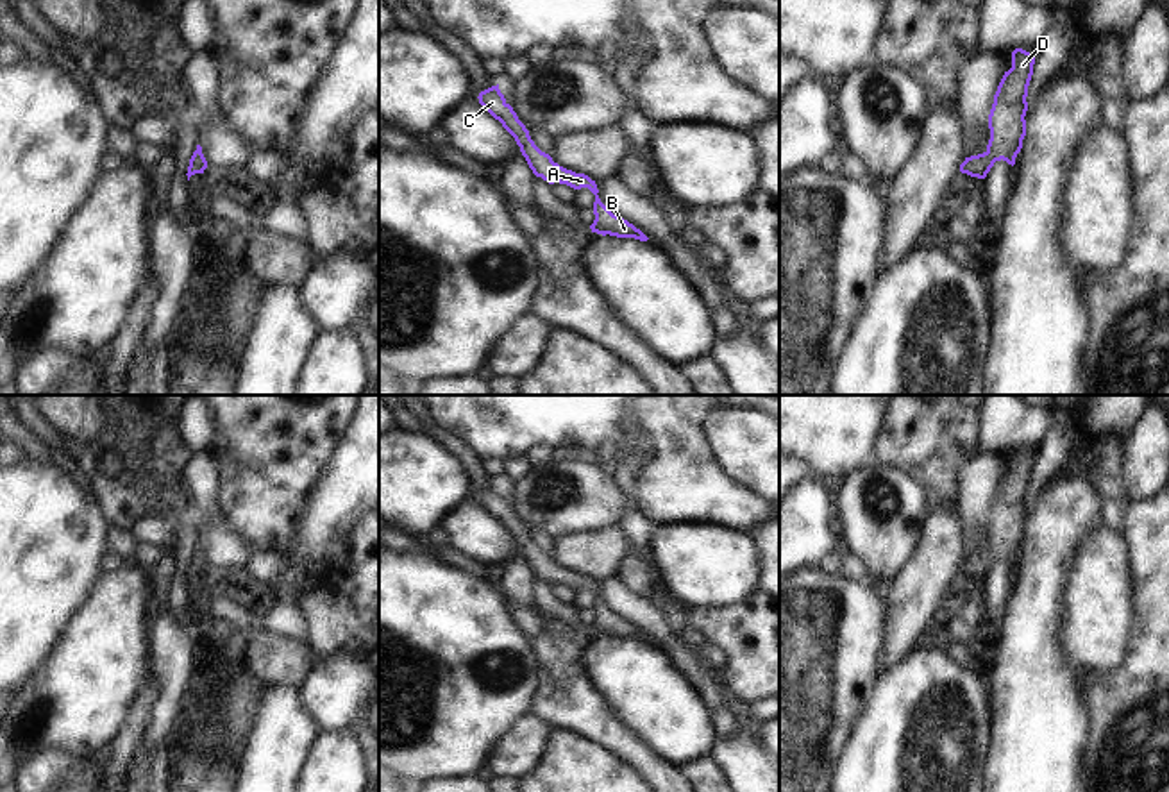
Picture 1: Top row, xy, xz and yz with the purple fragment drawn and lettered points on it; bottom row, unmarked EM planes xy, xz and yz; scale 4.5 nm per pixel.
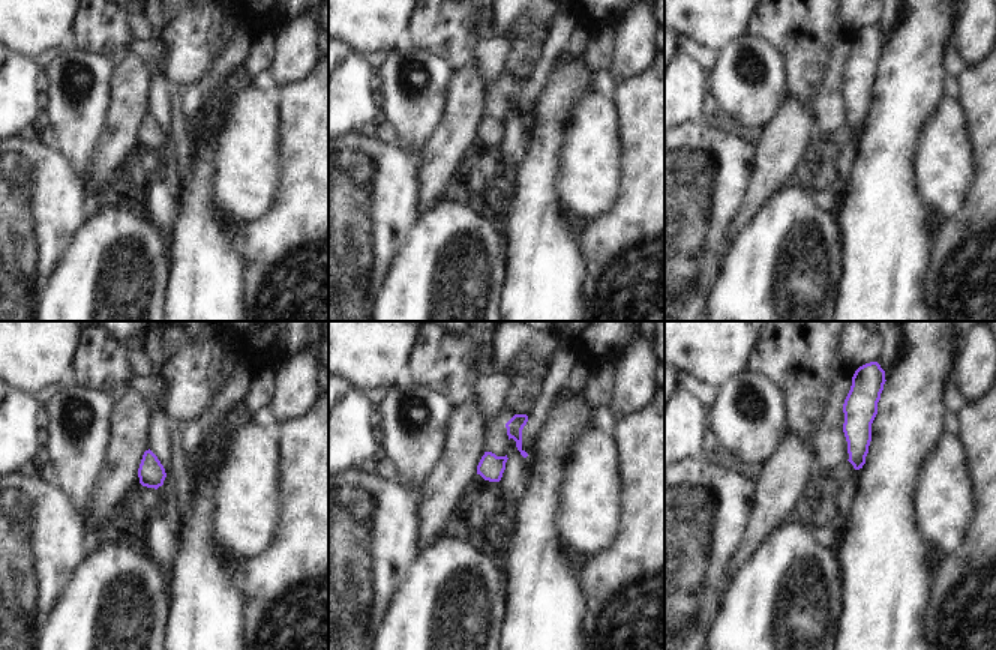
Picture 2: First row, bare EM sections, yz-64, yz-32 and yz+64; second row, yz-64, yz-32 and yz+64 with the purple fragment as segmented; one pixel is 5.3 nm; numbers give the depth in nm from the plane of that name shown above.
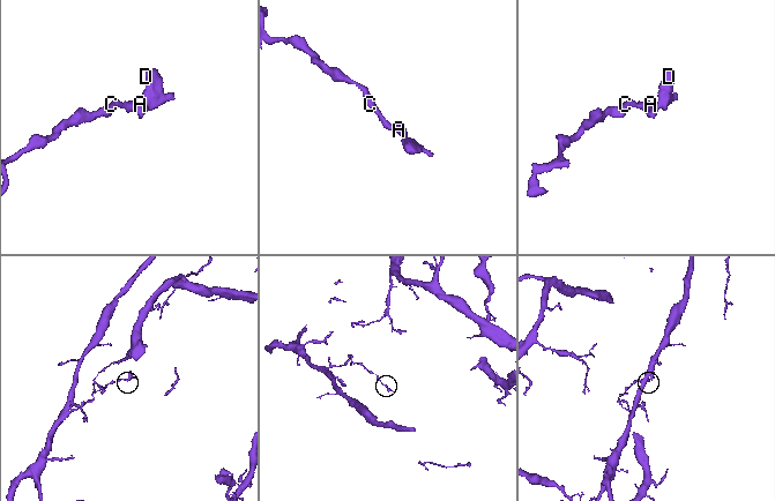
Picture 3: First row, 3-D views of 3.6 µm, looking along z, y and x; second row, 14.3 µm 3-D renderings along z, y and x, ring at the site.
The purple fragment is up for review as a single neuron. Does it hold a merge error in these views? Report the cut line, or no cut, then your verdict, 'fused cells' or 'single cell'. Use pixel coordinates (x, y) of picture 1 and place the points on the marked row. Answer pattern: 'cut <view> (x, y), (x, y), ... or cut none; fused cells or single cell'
cut none; single cell

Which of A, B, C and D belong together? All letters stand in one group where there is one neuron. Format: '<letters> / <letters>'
A B C D

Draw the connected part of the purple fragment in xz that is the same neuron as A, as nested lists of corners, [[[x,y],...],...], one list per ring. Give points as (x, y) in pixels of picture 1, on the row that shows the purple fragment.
[[[492,86],[479,93],[479,104],[502,123],[502,127],[515,138],[517,145],[520,147],[522,156],[526,157],[529,168],[536,177],[542,177],[549,184],[559,182],[567,184],[574,190],[588,188],[595,195],[593,202],[593,215],[595,220],[590,225],[592,232],[597,234],[610,234],[617,238],[635,238],[640,241],[647,241],[649,238],[636,229],[627,220],[613,215],[599,198],[599,190],[595,181],[592,181],[584,173],[576,173],[567,170],[552,161],[552,157],[542,152],[529,136],[526,125],[518,120],[513,107],[506,102],[504,95],[497,86]]]

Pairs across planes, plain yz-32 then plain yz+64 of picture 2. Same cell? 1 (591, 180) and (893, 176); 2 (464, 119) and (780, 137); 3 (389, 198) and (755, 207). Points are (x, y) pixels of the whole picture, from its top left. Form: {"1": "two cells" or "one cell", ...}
{"1": "two cells", "2": "one cell", "3": "two cells"}

